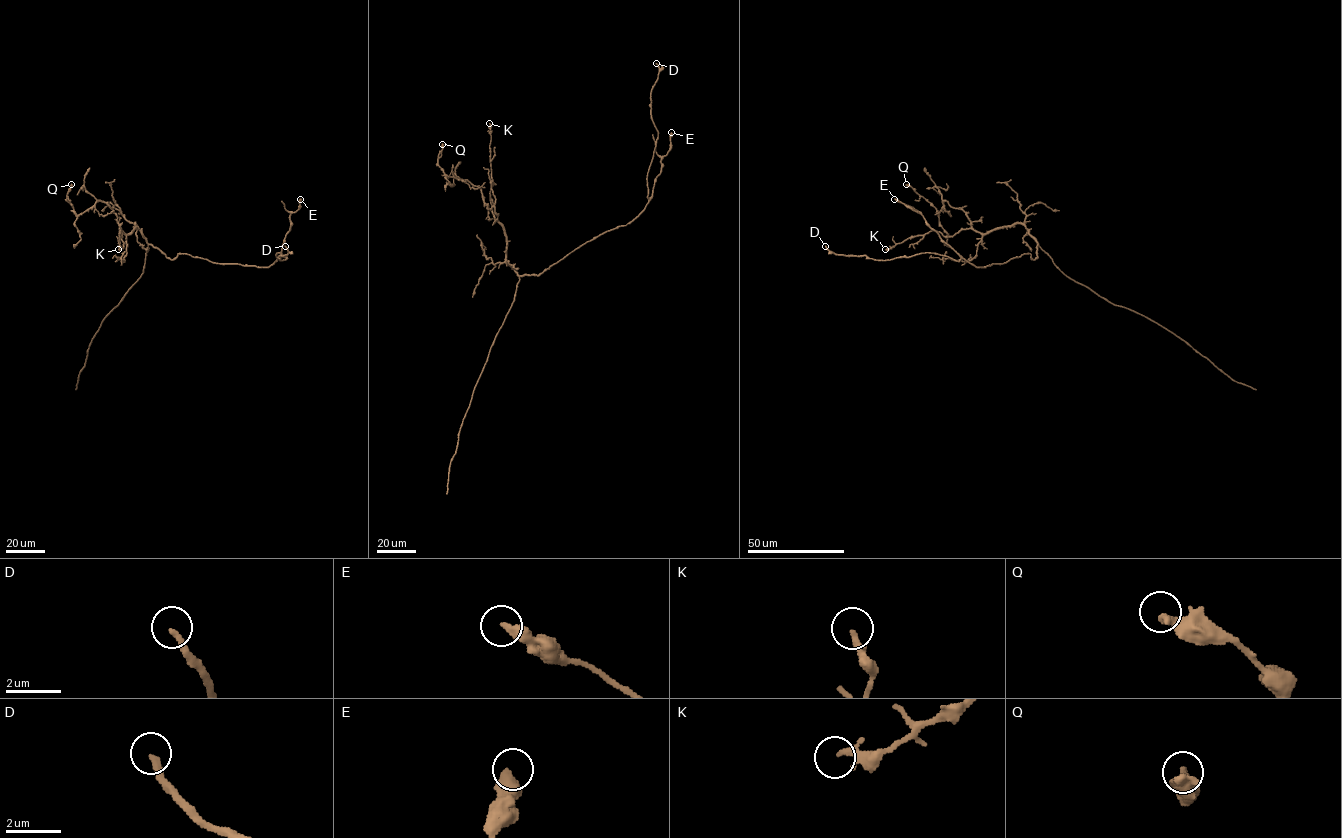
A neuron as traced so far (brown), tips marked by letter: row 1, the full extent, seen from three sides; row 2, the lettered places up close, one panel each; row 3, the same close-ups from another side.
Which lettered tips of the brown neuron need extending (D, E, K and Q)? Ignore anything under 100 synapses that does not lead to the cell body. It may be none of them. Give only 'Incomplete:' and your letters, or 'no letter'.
Incomplete: no letter

